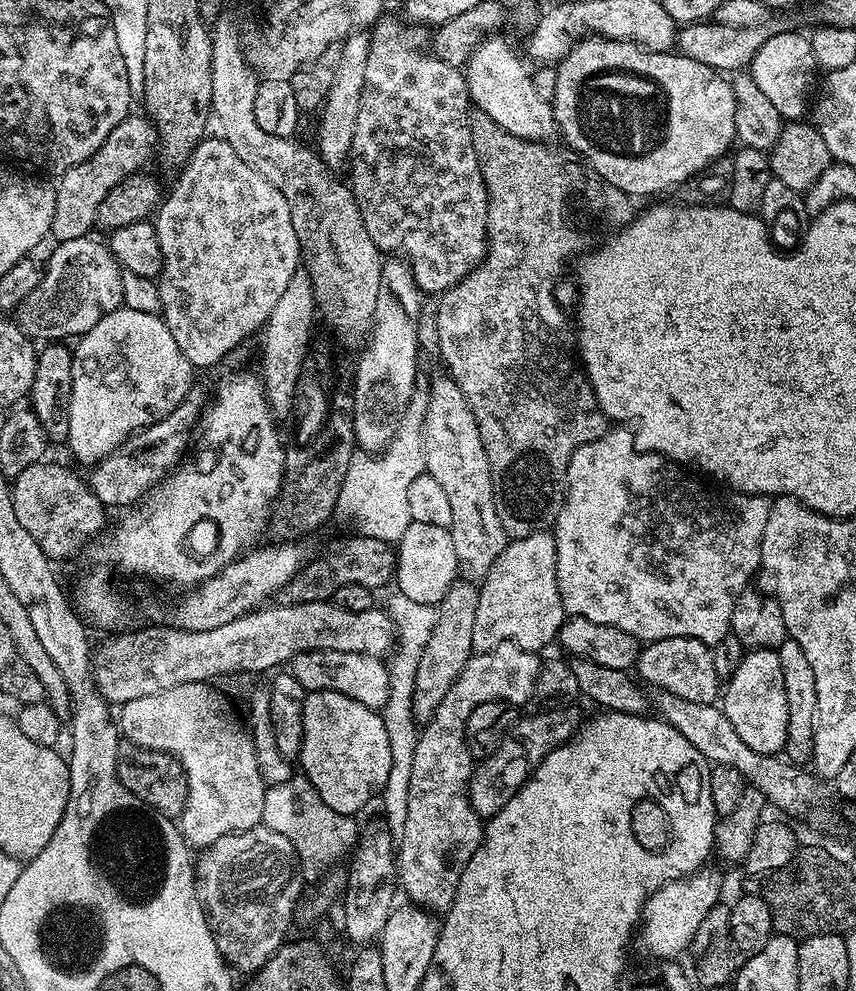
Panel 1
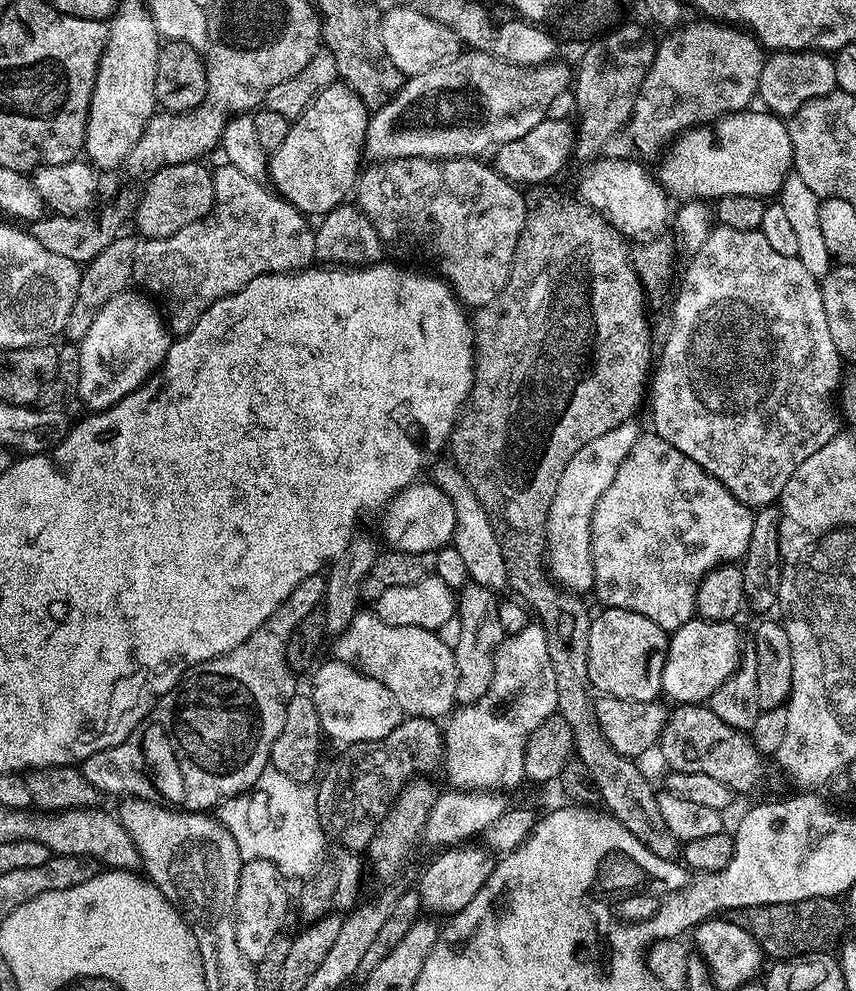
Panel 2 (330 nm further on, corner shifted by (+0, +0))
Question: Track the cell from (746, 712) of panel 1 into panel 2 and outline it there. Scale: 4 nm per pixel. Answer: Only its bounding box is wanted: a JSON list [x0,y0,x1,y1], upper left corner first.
[662,618,740,705]

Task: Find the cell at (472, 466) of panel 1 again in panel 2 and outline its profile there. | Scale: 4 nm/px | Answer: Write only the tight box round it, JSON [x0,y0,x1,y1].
[452,583,505,705]

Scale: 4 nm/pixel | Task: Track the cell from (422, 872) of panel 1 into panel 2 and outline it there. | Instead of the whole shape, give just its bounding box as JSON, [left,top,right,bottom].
[442,622,558,792]

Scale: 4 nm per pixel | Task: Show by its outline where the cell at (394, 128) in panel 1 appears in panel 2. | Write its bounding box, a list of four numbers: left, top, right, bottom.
[354,156,526,309]

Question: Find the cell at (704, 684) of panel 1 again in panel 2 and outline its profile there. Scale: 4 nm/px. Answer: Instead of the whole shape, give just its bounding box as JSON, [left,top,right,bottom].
[588,608,670,702]

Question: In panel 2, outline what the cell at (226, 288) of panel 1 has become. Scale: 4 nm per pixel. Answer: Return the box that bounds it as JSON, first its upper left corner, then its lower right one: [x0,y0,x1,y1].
[132,166,314,337]

